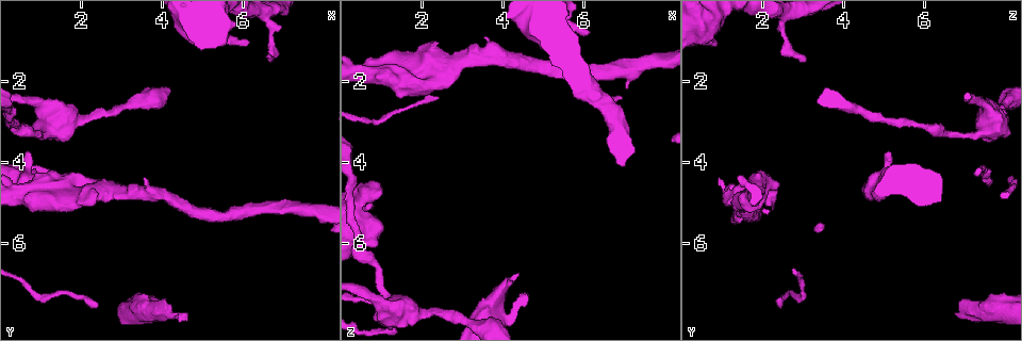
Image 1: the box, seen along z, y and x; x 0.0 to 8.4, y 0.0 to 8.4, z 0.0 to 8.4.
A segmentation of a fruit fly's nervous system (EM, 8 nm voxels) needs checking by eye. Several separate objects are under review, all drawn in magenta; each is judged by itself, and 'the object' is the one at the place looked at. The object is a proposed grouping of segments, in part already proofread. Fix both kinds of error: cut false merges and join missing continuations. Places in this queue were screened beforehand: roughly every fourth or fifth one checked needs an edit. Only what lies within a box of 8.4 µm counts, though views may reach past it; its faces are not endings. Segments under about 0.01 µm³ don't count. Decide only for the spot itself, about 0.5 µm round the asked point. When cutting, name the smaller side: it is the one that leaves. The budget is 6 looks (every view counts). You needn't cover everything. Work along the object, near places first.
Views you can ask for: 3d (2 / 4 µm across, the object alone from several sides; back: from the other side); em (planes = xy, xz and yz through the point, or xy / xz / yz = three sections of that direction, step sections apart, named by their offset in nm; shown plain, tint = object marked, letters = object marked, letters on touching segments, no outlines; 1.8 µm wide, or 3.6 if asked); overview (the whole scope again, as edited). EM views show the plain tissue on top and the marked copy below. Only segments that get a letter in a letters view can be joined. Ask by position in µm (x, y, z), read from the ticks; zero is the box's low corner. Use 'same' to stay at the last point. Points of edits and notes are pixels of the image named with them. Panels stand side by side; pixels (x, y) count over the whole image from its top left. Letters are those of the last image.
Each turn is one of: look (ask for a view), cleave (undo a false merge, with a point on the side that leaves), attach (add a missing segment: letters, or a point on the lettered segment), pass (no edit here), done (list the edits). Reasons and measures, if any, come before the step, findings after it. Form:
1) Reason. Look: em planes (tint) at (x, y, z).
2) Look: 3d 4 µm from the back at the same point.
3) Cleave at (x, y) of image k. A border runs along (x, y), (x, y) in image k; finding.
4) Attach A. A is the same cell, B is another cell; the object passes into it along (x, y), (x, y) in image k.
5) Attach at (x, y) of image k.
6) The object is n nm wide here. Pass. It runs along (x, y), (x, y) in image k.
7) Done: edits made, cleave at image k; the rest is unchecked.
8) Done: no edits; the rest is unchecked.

Look: 3d 4 µm at (0.65, 3.80, 5.00).

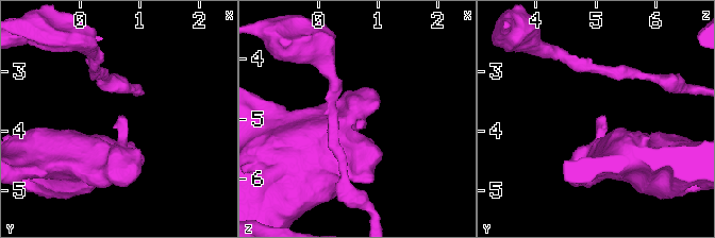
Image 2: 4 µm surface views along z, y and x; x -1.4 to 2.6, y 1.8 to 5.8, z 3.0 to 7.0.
Look: em planes (letters) at (0.65, 3.75, 5.10).

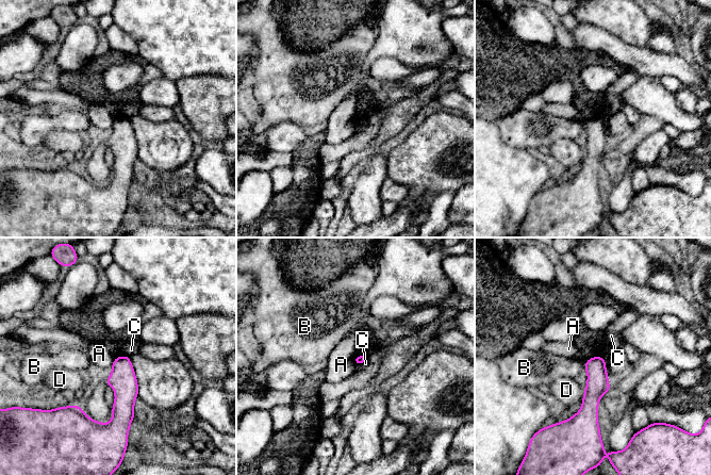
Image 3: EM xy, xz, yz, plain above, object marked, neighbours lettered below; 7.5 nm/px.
Pass. A, B, C and D are other cells; a border runs along (353, 356), (356, 365) in image 3; none of them fits.

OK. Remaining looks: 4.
Stops while still wide. Look: em planes (letters) at (4.40, 7.70, 6.70).

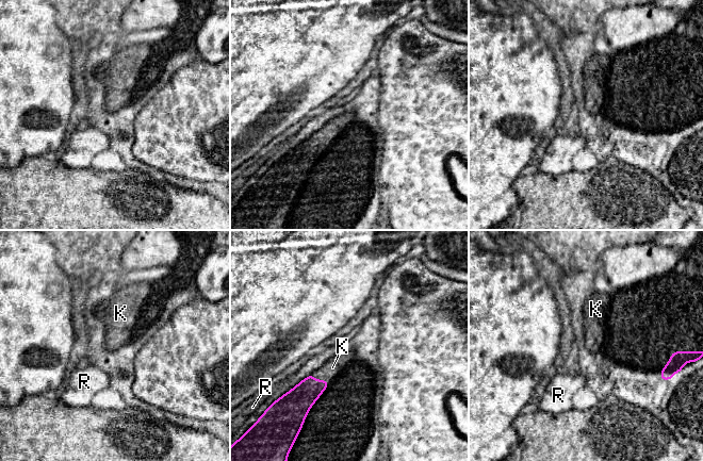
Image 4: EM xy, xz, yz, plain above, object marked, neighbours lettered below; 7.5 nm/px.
The longest contact is with K, 160 nm. Attach at (332, 367) of image 4. K is the same cell, R is another cell; the cell continues.

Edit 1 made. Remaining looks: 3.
Sudden change in width. Look: 3d 4 µm at (1.55, 4.60, 1.90).

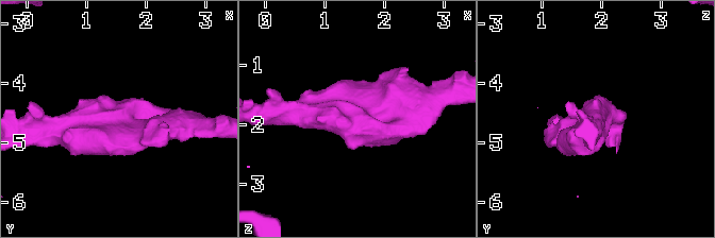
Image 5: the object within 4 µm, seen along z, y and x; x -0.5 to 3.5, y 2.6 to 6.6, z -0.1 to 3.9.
Shape alone is not enough. Look: em xy step 16 (tint) at (1.50, 4.65, 1.85).

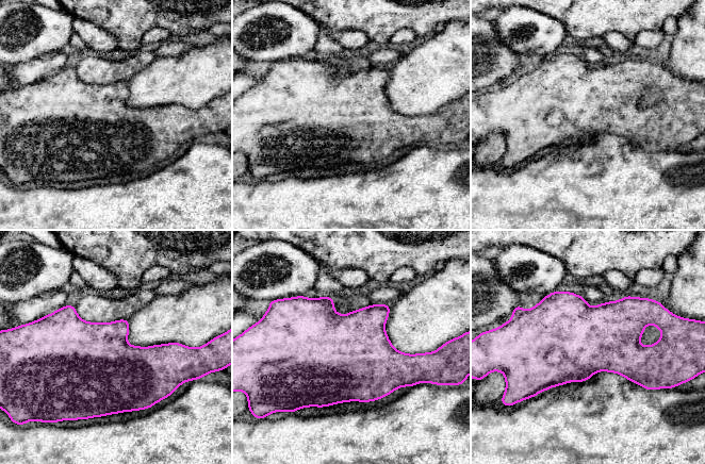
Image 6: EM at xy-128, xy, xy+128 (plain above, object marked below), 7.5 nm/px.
Look: em planes (letters) at the same point.

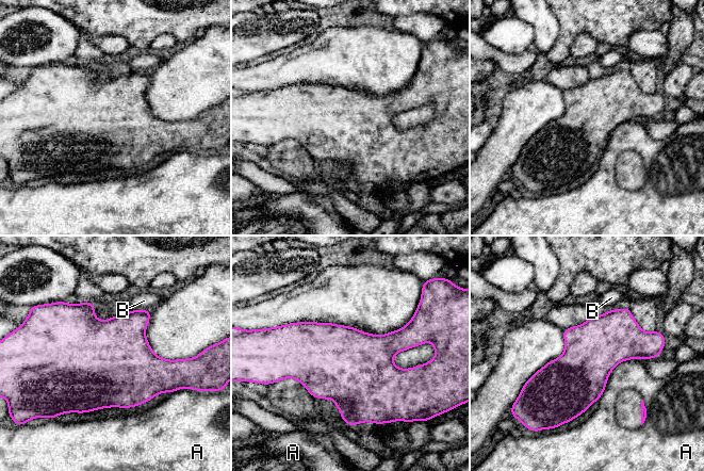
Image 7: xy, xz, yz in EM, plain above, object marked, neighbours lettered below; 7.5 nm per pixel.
Pass. A and B are other cells; a border runs along (644, 359), (620, 361), (598, 399) in image 7; continuous, no second cell.

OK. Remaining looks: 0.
Done: edits made, attach at image 4; the rest is unchecked.

